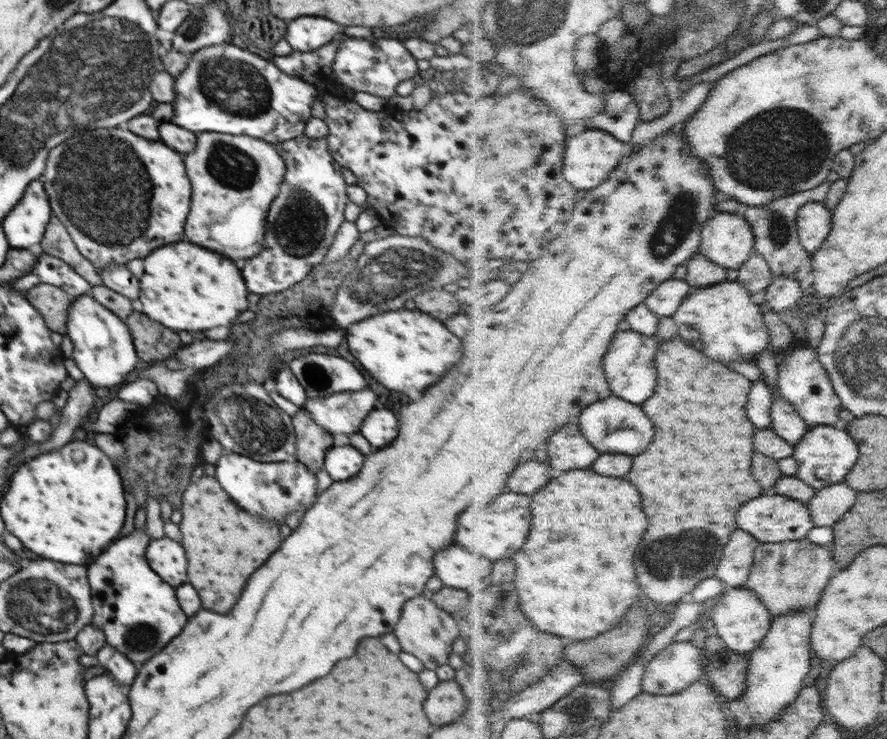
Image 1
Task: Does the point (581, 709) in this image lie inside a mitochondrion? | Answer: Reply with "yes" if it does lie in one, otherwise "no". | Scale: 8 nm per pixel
yes

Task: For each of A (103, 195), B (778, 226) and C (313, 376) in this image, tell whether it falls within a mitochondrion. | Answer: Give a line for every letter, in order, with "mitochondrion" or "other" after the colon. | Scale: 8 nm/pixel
A: mitochondrion
B: mitochondrion
C: mitochondrion

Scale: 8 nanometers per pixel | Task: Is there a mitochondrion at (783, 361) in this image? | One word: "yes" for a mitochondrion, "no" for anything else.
no

